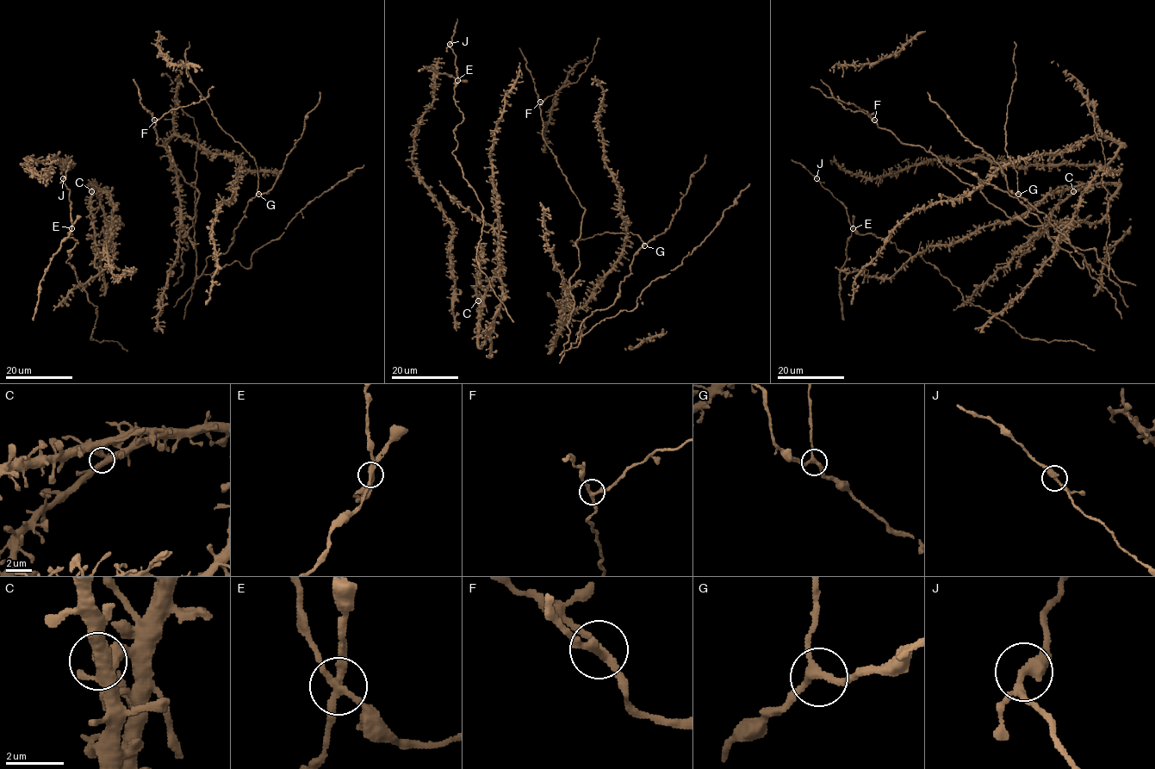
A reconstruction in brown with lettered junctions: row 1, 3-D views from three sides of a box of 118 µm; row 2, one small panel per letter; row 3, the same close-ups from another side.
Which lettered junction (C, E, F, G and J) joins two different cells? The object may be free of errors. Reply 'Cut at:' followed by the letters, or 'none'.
Cut at: E

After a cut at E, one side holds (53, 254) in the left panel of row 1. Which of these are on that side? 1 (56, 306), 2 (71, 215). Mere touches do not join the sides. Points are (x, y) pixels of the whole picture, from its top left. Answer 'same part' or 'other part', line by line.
1: other part
2: other part

